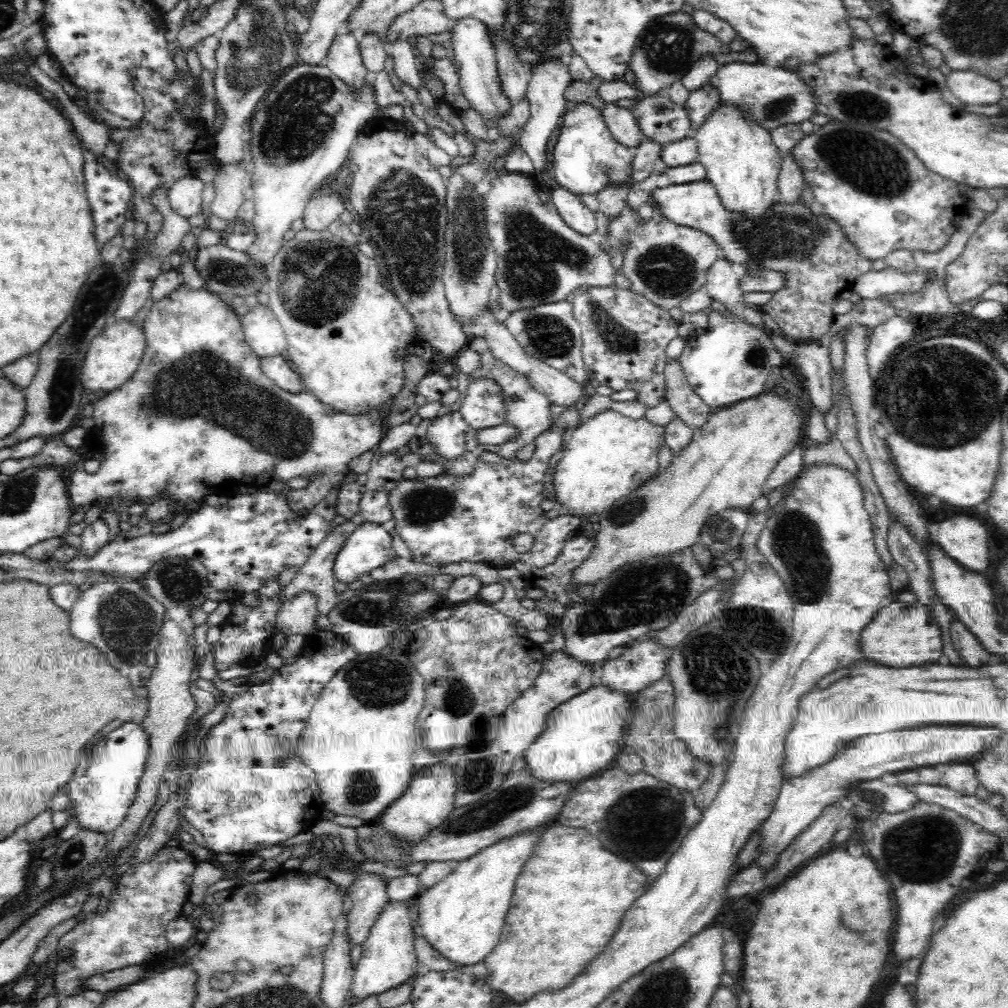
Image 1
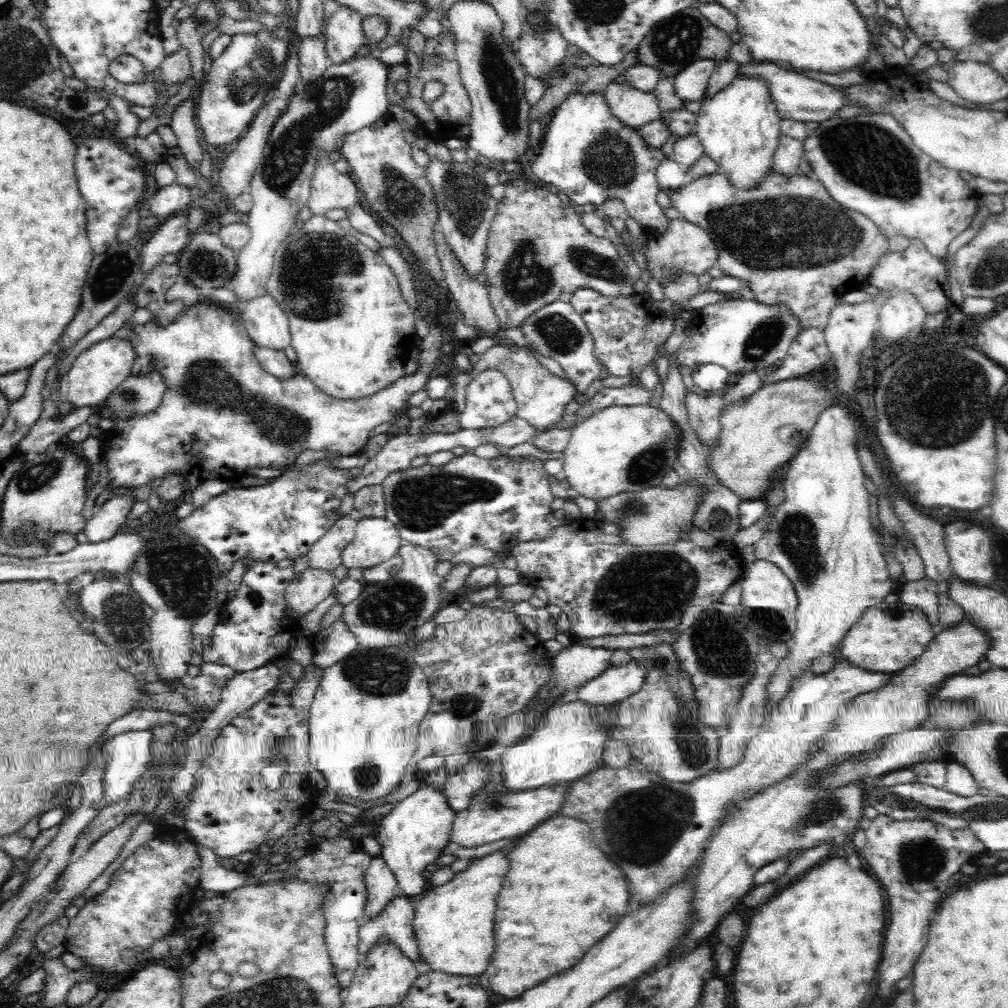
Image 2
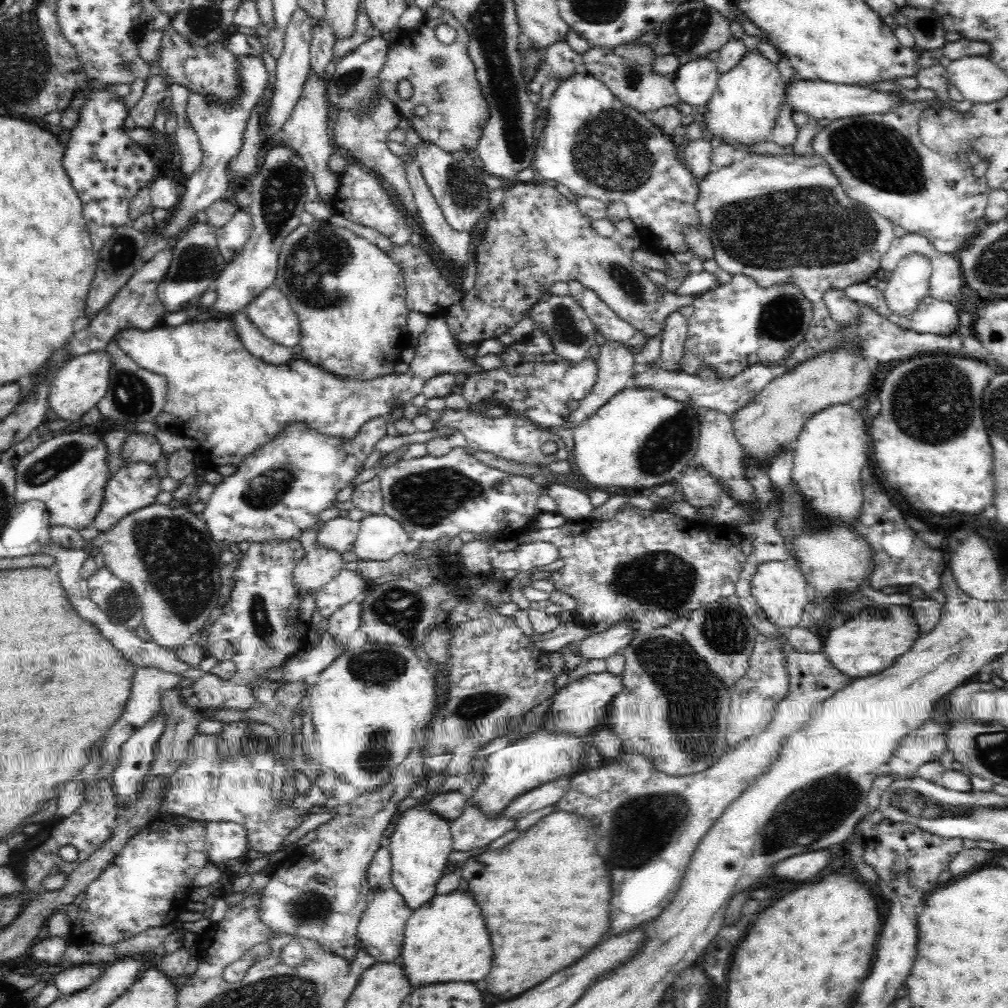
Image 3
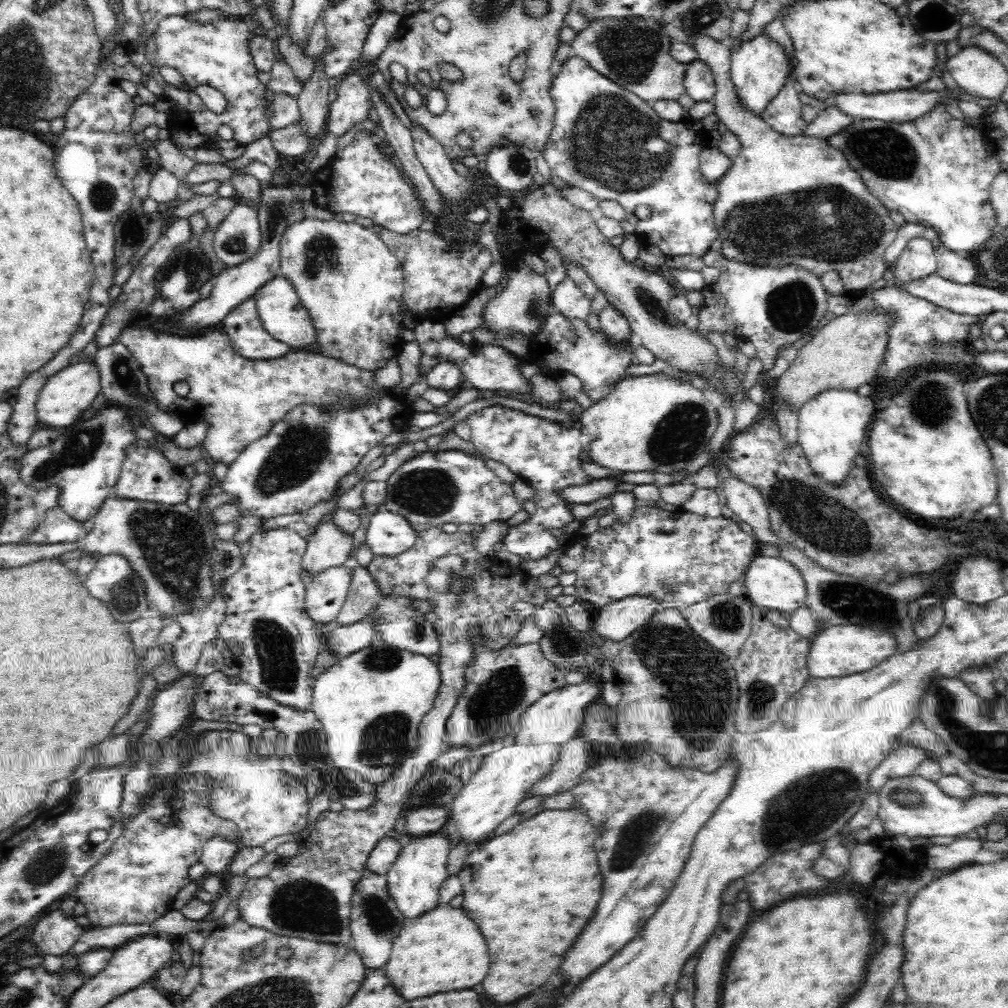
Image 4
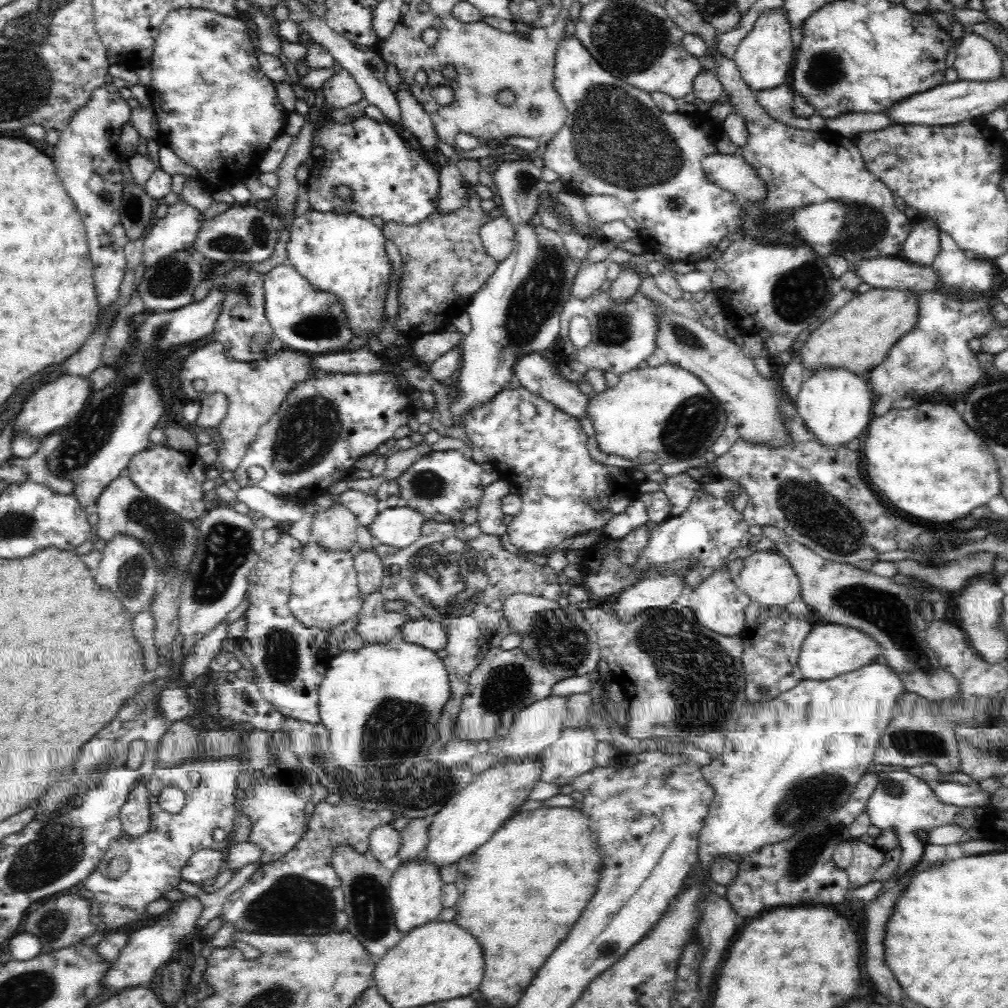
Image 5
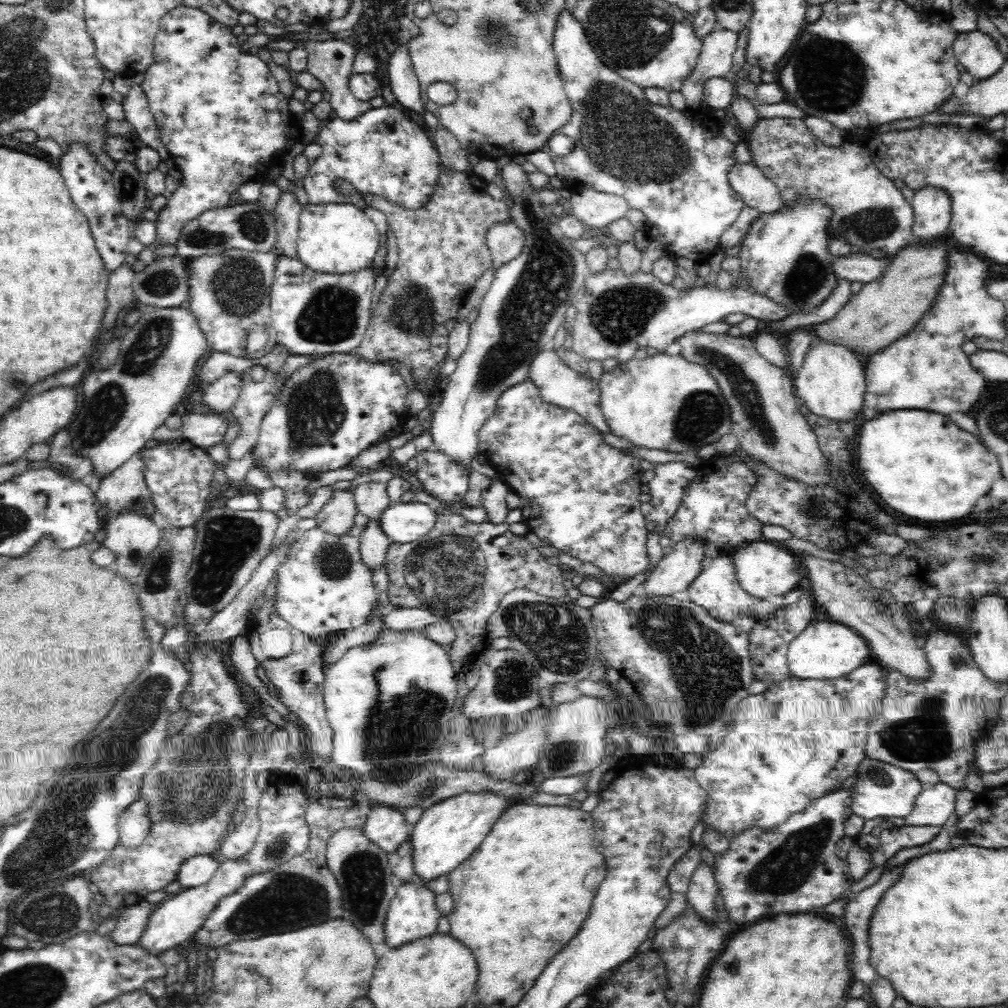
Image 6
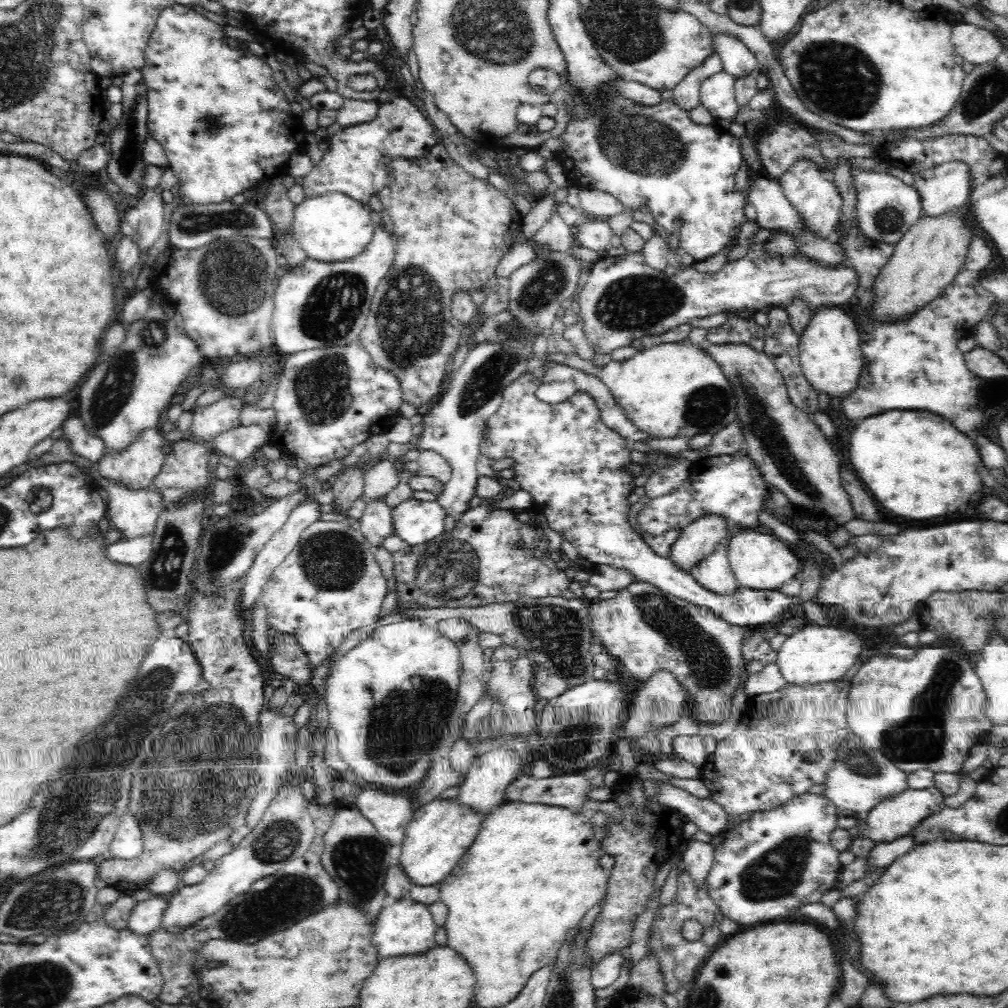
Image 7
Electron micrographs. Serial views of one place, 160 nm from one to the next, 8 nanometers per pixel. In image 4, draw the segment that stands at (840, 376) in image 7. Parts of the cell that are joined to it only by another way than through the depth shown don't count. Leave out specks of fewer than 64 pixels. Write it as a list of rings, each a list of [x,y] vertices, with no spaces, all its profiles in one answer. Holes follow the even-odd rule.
[[[831,389],[820,392],[804,403],[798,411],[797,444],[808,459],[810,470],[828,486],[840,486],[850,468],[860,462],[858,450],[868,434],[868,428],[876,414],[874,401],[869,396],[860,396],[856,391]]]

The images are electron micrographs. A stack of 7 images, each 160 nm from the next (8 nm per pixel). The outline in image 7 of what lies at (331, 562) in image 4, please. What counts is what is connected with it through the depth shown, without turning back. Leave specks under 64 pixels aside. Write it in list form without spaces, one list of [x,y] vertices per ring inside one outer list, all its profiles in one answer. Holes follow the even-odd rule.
[[[344,467],[332,480],[333,505],[340,514],[350,510],[355,500],[363,495],[363,472],[357,467]]]

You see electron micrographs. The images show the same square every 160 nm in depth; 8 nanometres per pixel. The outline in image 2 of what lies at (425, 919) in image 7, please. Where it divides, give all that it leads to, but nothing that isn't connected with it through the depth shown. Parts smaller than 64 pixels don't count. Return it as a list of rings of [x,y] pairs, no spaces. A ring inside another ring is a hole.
[[[422,784],[414,794],[410,794],[407,798],[401,799],[400,802],[383,811],[376,839],[381,844],[381,858],[386,862],[388,869],[395,874],[398,890],[401,894],[410,898],[424,893],[430,888],[427,882],[429,873],[424,870],[438,859],[442,854],[442,848],[448,846],[454,819],[455,812],[448,805],[443,790],[439,791],[430,784],[428,786]]]

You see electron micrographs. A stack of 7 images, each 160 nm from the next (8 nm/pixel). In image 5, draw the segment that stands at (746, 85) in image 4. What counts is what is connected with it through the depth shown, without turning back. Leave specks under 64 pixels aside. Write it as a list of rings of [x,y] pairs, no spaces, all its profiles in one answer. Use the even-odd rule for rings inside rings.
[[[782,6],[776,10],[764,10],[748,36],[741,40],[732,59],[751,91],[768,90],[789,83],[797,51],[792,42],[791,29]]]

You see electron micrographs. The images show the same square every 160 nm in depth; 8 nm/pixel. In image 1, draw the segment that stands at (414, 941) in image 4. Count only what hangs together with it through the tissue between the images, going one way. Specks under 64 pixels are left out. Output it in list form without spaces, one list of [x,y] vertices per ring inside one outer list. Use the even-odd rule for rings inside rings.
[[[549,824],[537,826],[514,836],[496,841],[496,844],[488,845],[484,850],[477,852],[475,856],[462,860],[452,872],[437,882],[432,888],[423,889],[415,899],[415,910],[417,912],[417,928],[422,930],[423,937],[440,952],[440,955],[448,958],[452,963],[470,969],[474,964],[484,960],[489,952],[498,944],[500,932],[504,926],[506,912],[510,910],[510,898],[512,890],[516,886],[516,878],[527,864],[534,852],[534,846],[538,844],[543,830]]]

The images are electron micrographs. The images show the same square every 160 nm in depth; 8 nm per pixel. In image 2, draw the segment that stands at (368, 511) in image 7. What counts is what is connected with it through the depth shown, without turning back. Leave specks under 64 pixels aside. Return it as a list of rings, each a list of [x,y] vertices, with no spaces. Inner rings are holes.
[[[340,618],[326,628],[324,648],[318,652],[318,644],[316,644],[314,654],[312,653],[311,666],[300,668],[302,676],[295,679],[294,688],[290,692],[283,693],[278,689],[265,694],[248,710],[236,715],[228,726],[222,728],[215,739],[211,754],[202,762],[202,767],[195,774],[196,788],[193,788],[194,796],[192,796],[194,800],[183,808],[179,822],[196,843],[210,848],[218,858],[245,858],[262,842],[278,840],[290,828],[298,826],[319,805],[321,793],[308,778],[310,706],[319,680],[322,678],[322,670],[334,666],[359,646],[357,638],[346,628],[344,621]],[[276,756],[284,756],[288,767],[282,776],[280,788],[269,790],[262,781],[261,772]]]

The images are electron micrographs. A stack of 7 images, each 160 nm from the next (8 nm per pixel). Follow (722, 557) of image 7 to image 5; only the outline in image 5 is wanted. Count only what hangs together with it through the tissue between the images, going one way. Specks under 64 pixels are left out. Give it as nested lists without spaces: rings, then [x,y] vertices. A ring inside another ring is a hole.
[[[716,570],[710,578],[702,580],[698,588],[689,594],[688,606],[694,611],[696,620],[712,632],[722,636],[741,636],[746,628],[744,609],[751,600],[742,591],[739,582],[732,580],[729,570]]]

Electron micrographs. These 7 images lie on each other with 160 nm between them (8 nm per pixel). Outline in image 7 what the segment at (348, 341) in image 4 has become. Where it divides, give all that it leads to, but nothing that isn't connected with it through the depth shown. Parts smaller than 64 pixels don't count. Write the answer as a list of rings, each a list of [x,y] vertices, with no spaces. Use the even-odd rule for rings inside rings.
[[[341,192],[306,197],[293,212],[292,232],[306,257],[324,263],[343,262],[362,254],[373,240],[374,228],[368,207]]]

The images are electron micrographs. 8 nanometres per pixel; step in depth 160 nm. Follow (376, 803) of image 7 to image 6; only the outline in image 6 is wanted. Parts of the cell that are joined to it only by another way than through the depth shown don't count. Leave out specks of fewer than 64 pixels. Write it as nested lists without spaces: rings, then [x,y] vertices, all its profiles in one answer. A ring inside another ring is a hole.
[[[370,804],[365,822],[365,835],[388,855],[393,853],[402,841],[409,838],[404,812],[385,804]]]

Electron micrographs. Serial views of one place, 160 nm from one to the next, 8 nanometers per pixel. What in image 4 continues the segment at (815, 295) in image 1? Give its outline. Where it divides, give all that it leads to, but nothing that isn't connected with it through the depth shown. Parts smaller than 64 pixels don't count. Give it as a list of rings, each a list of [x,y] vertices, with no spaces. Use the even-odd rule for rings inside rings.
[[[690,34],[689,38],[694,41],[696,45],[696,52],[698,59],[704,61],[711,69],[714,75],[715,85],[717,91],[712,102],[715,103],[714,113],[718,116],[719,120],[722,121],[727,130],[732,132],[738,137],[741,144],[740,154],[736,158],[731,159],[728,170],[717,180],[717,197],[712,207],[712,214],[714,224],[717,230],[717,239],[722,242],[721,254],[727,261],[736,261],[736,263],[752,264],[752,266],[758,267],[770,267],[770,268],[783,268],[790,265],[796,265],[798,269],[804,269],[812,273],[812,275],[820,279],[827,271],[836,271],[842,279],[843,286],[846,291],[862,291],[867,290],[873,283],[882,279],[888,268],[892,268],[884,261],[884,254],[886,248],[894,242],[899,227],[890,219],[888,209],[880,204],[880,201],[872,196],[867,190],[866,185],[862,182],[860,175],[853,169],[850,168],[849,162],[845,160],[843,152],[832,148],[825,139],[814,138],[813,136],[804,136],[800,134],[798,136],[784,136],[774,132],[766,121],[760,117],[755,116],[753,112],[747,110],[743,104],[739,101],[739,98],[734,92],[734,87],[730,78],[730,65],[732,51],[726,43],[716,42],[714,39],[706,36],[705,34]],[[810,236],[820,236],[818,240],[814,240],[816,248],[810,246]]]

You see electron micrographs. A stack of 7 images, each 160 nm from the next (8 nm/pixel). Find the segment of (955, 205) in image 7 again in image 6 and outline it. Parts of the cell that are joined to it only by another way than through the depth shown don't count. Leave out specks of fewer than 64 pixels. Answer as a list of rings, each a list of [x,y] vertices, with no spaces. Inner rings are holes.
[[[924,186],[914,192],[912,232],[920,243],[934,243],[948,235],[951,200],[945,190]]]

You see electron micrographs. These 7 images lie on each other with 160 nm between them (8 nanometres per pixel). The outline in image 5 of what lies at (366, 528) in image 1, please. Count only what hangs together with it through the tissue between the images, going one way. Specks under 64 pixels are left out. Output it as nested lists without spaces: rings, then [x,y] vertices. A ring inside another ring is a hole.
[[[406,506],[388,507],[378,512],[370,526],[375,542],[394,548],[408,548],[421,534],[426,522],[419,512]]]

